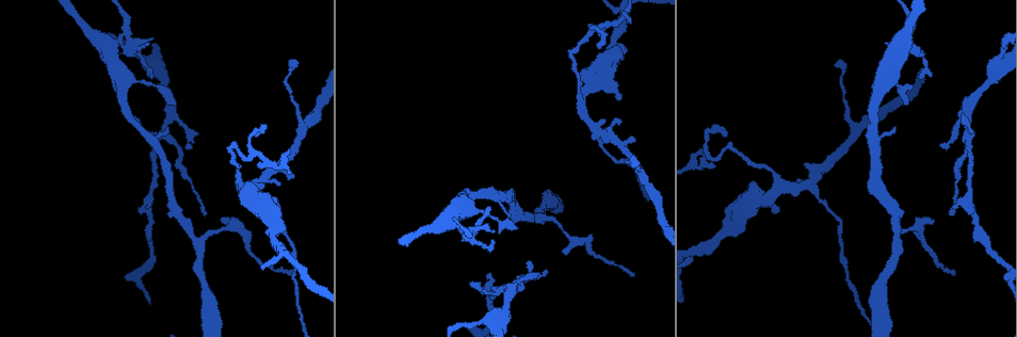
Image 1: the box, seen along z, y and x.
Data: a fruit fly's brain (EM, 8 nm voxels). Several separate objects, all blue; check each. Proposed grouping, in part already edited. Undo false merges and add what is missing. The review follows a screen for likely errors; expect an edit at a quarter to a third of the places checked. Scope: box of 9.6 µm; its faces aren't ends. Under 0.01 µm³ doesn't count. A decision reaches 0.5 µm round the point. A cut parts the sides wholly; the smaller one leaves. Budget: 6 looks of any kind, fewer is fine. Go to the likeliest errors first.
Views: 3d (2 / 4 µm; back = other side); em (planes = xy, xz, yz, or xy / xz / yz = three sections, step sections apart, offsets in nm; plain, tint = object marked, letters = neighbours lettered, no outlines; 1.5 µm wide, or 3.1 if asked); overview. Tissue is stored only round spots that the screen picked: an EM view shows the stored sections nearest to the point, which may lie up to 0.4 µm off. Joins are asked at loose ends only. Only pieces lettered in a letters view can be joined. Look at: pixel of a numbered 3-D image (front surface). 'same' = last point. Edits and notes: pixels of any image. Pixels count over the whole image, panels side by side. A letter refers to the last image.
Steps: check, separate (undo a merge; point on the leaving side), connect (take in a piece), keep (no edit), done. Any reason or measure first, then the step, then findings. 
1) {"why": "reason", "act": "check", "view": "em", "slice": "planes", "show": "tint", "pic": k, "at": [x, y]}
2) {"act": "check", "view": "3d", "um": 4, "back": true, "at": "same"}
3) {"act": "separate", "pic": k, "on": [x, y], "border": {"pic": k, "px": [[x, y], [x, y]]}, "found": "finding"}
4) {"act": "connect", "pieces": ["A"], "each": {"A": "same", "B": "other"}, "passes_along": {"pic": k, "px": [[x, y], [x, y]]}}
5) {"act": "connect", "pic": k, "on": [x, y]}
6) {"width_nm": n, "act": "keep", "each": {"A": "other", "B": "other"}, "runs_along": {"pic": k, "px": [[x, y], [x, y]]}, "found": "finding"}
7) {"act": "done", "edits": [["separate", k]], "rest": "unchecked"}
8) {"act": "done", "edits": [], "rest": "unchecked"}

{"why": "a fork", "act": "check", "view": "em", "slice": "xz", "step": 4, "show": "tint", "pic": 1, "at": [167, 136]}

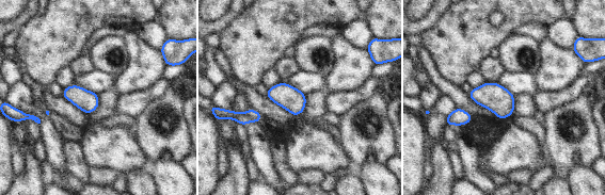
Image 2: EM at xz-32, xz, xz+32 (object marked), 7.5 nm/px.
{"why": "see the neighbours", "act": "check", "view": "em", "slice": "xz", "step": 4, "show": "letters", "at": "same"}

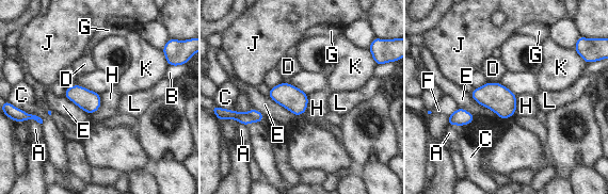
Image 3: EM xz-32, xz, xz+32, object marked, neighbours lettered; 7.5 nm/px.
{"longest_contact_nm": ["E", 300], "act": "keep", "each": {"A": "other", "B": "other", "C": "other", "D": "other", "E": "other", "F": "other", "G": "other", "H": "other", "J": "other", "K": "other", "L": "other"}, "found": "one neuron here"}

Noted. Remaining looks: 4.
{"why": "an open end", "act": "check", "view": "3d", "um": 2, "pic": 1, "at": [629, 158]}

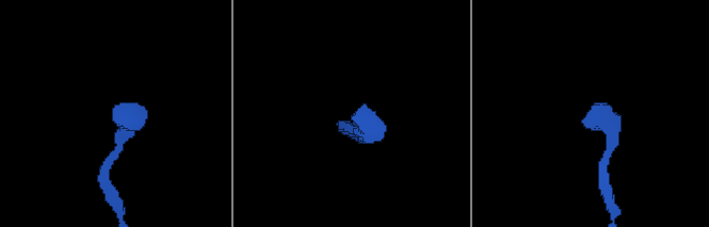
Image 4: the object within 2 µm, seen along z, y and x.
{"act": "check", "view": "em", "slice": "planes", "show": "letters", "pic": 4, "at": [117, 108]}

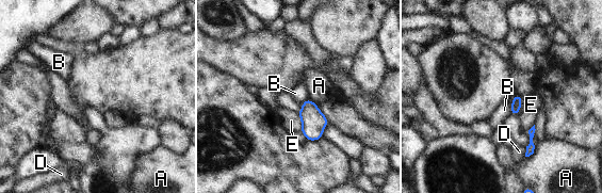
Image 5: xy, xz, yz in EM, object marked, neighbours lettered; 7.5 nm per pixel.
{"act": "keep", "each": {"A": "other", "B": "other", "D": "other", "E": "other"}, "border": {"pic": 5, "px": [[523, 97], [517, 115]]}, "found": "no lettered piece goes on from it"}

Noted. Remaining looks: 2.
{"why": "three arms meet", "act": "check", "view": "em", "slice": "planes", "show": "letters", "pic": 1, "at": [775, 192]}

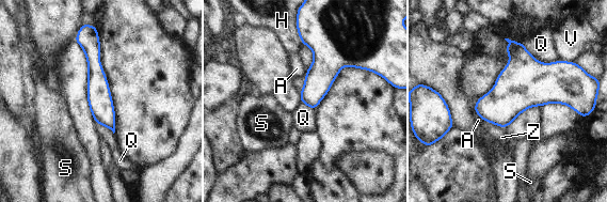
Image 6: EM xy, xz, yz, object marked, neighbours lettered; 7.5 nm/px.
{"act": "keep", "each": {"A": "other", "H": "other", "Q": "other", "S": "other", "V": "other", "Z": "other"}, "border": {"pic": 6, "px": [[523, 43], [540, 61], [558, 60]]}, "found": "all the same neuron"}

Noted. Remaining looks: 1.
{"act": "done", "edits": [], "rest": "unchecked"}

